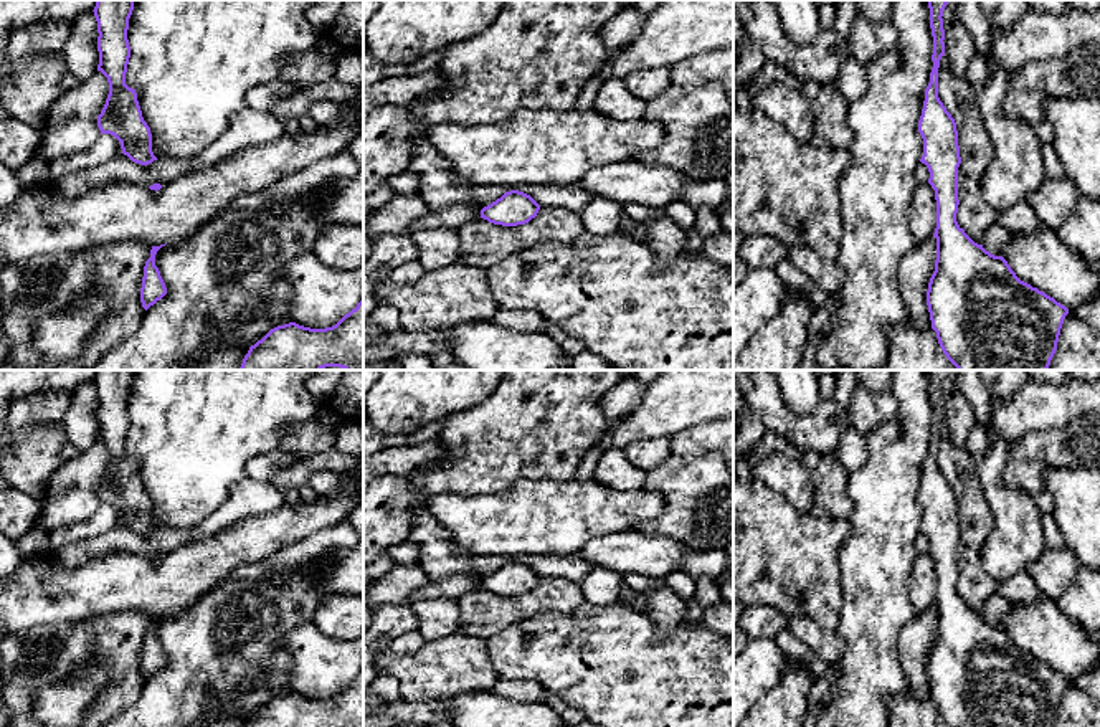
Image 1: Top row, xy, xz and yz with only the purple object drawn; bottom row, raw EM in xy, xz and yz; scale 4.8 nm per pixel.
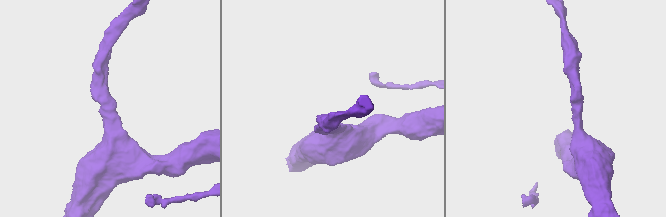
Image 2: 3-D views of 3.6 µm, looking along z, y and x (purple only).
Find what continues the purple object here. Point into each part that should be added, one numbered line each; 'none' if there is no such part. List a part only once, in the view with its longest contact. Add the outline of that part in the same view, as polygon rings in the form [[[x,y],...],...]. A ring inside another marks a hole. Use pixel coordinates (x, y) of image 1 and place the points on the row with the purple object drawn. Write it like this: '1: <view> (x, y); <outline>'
none

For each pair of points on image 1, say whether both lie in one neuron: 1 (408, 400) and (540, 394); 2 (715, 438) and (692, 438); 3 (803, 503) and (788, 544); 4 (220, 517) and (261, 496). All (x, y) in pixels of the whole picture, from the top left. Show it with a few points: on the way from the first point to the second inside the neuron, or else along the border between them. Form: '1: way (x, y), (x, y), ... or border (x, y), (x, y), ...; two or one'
1: border (496, 387), (478, 403), (450, 415); two
2: way (711, 438), (697, 438); one
3: border (768, 486), (798, 509), (808, 513); two
4: way (230, 509), (246, 496), (251, 496); one

